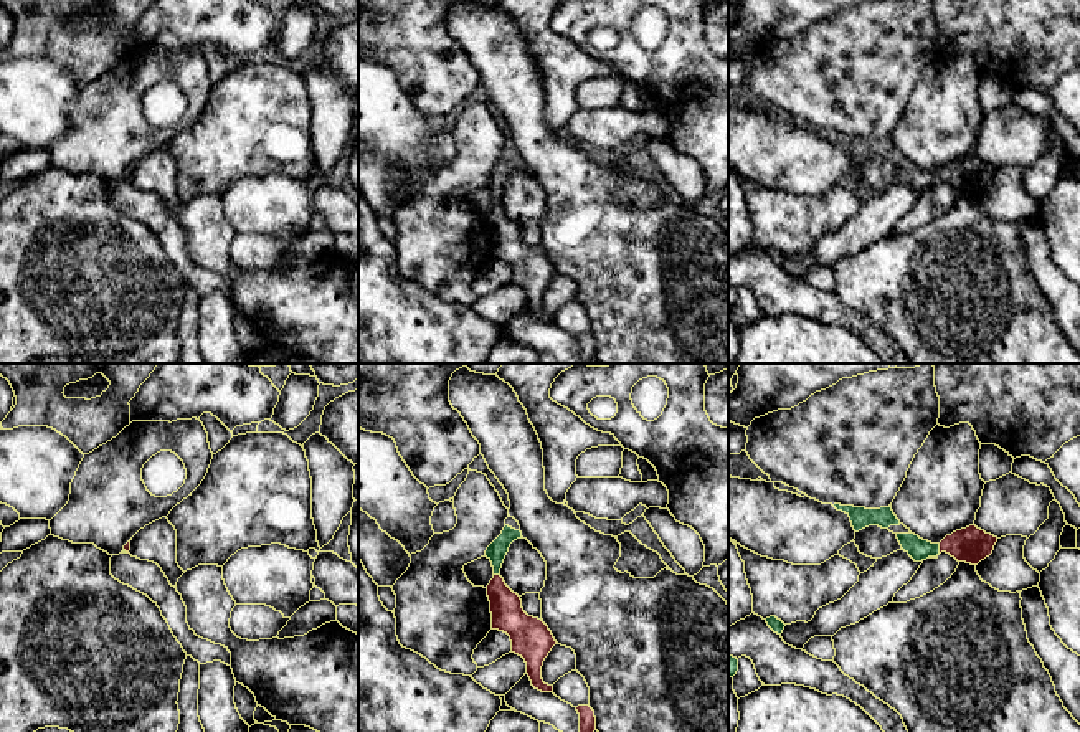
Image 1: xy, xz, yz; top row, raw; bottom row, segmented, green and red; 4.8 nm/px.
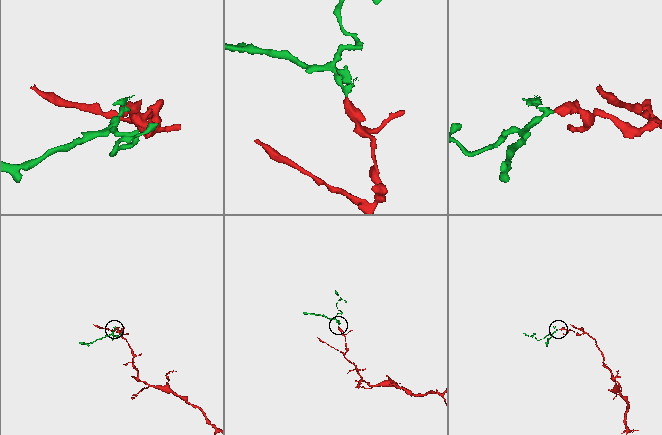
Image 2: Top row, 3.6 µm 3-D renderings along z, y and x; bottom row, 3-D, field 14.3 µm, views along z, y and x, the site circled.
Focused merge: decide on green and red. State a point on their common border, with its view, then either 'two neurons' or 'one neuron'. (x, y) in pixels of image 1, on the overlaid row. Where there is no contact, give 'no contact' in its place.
yz (938, 549) | one neuron

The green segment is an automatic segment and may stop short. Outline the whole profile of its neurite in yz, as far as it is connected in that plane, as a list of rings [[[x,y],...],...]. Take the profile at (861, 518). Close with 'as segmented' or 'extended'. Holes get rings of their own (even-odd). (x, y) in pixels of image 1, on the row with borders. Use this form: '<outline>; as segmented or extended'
[[[834,504],[837,511],[846,512],[850,517],[855,532],[879,525],[893,532],[902,549],[915,560],[921,562],[928,557],[936,557],[941,552],[950,554],[958,562],[978,565],[981,560],[989,557],[994,550],[997,537],[986,534],[974,524],[946,535],[940,544],[931,544],[912,534],[893,514],[892,507],[865,509],[854,506]]]; extended

